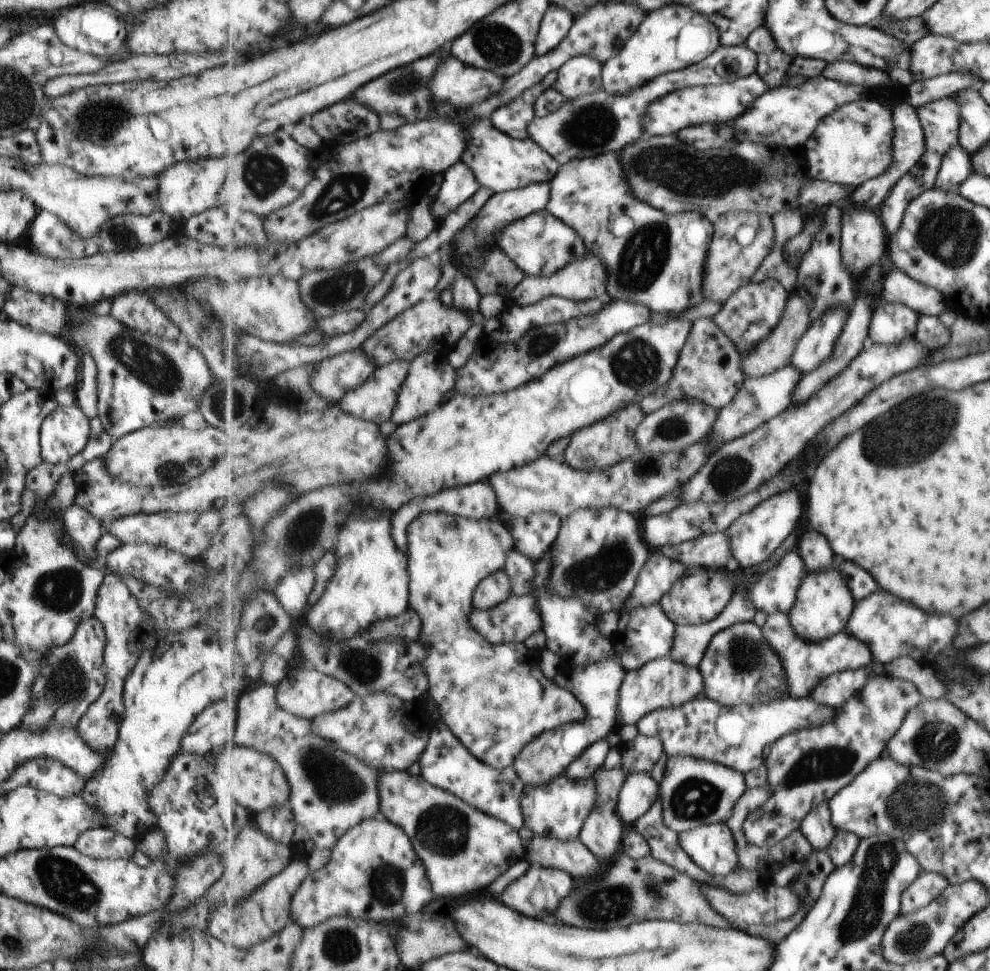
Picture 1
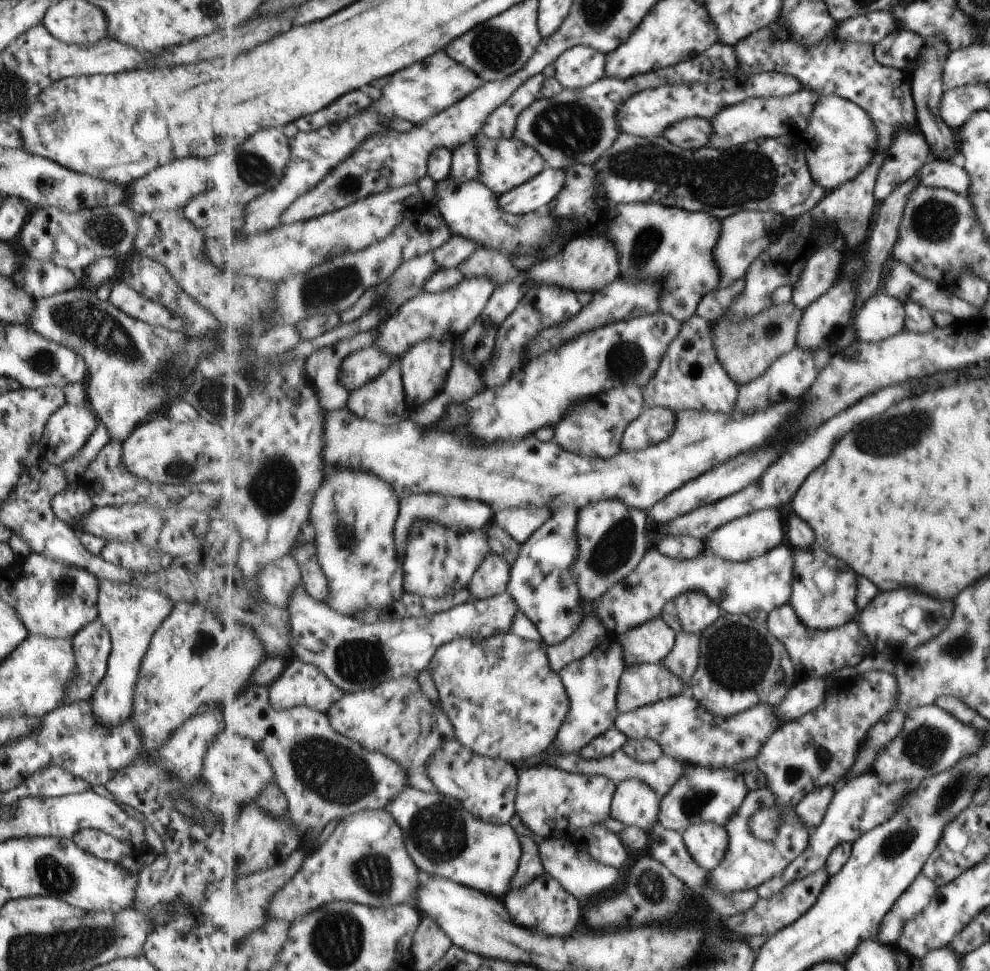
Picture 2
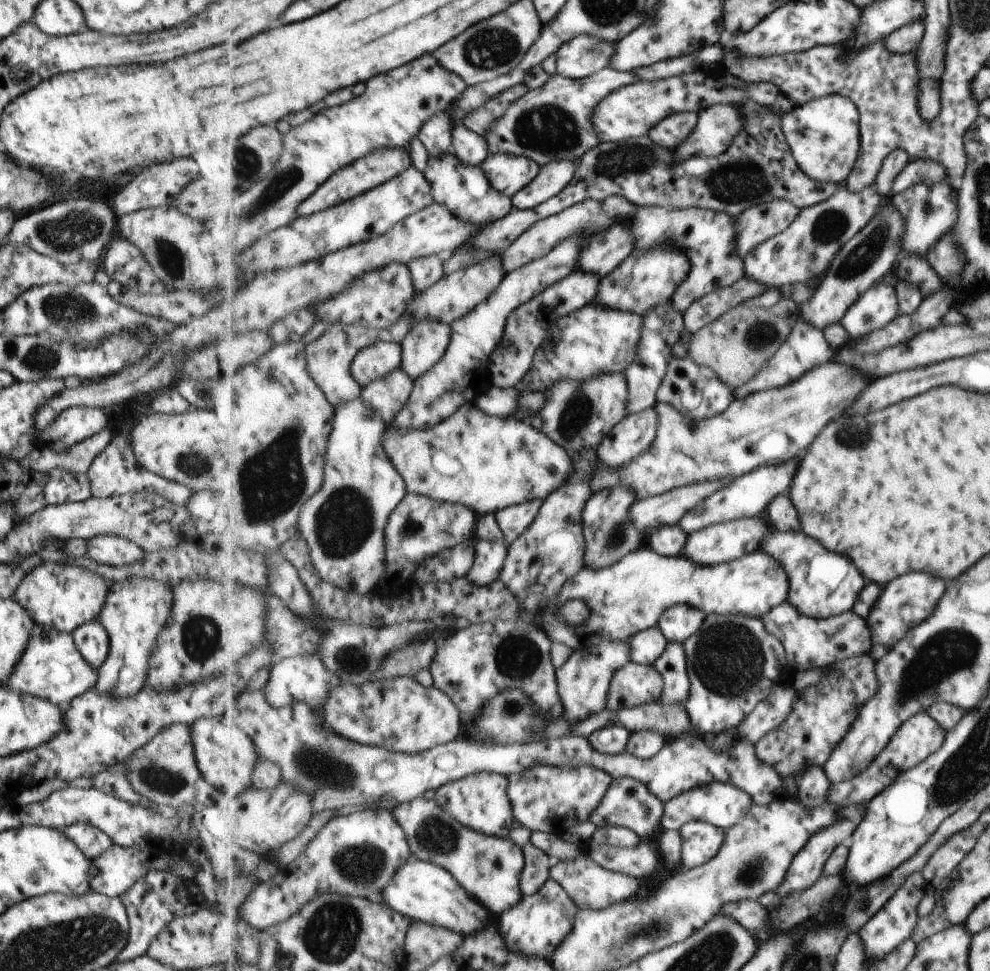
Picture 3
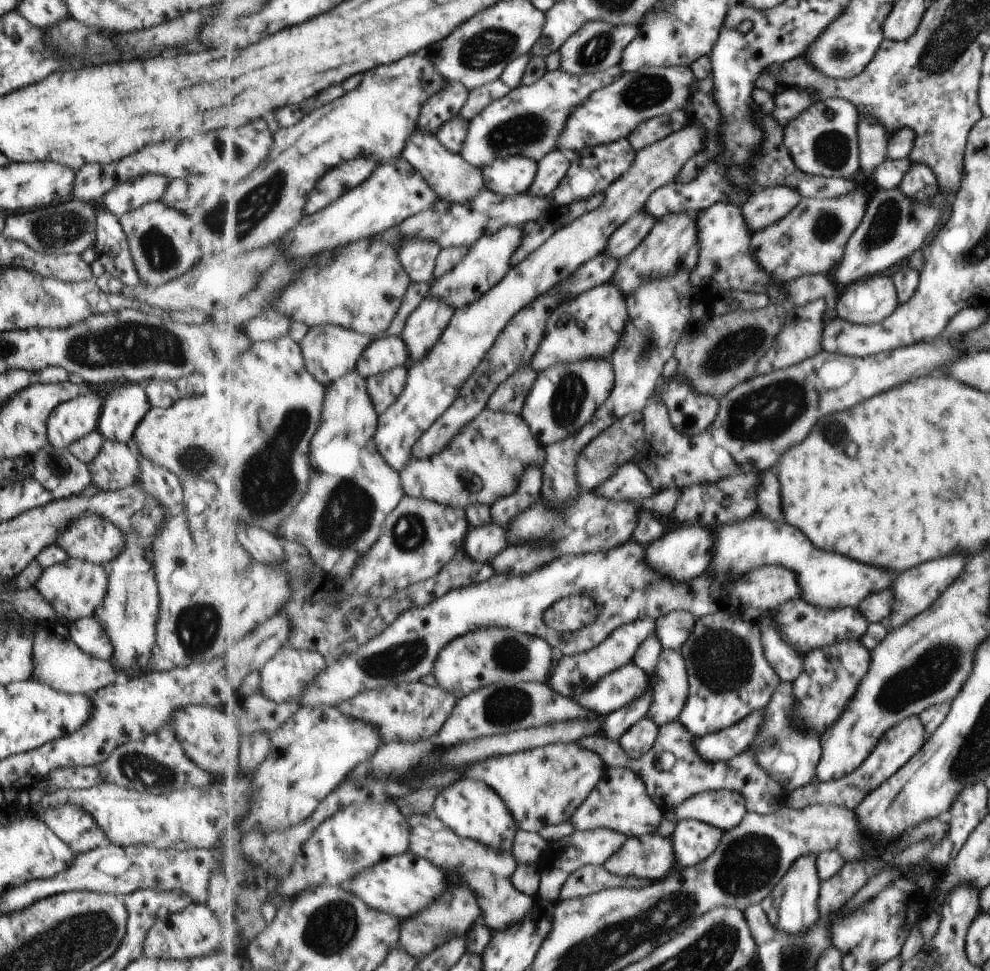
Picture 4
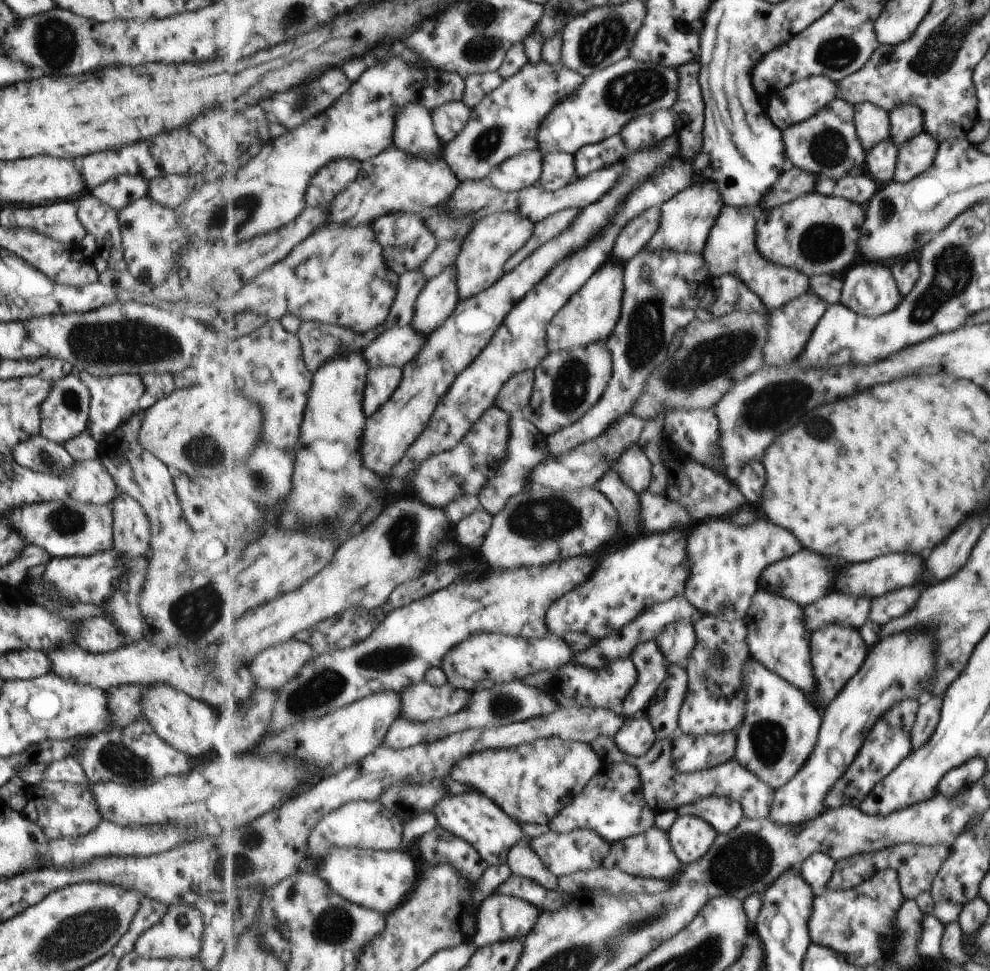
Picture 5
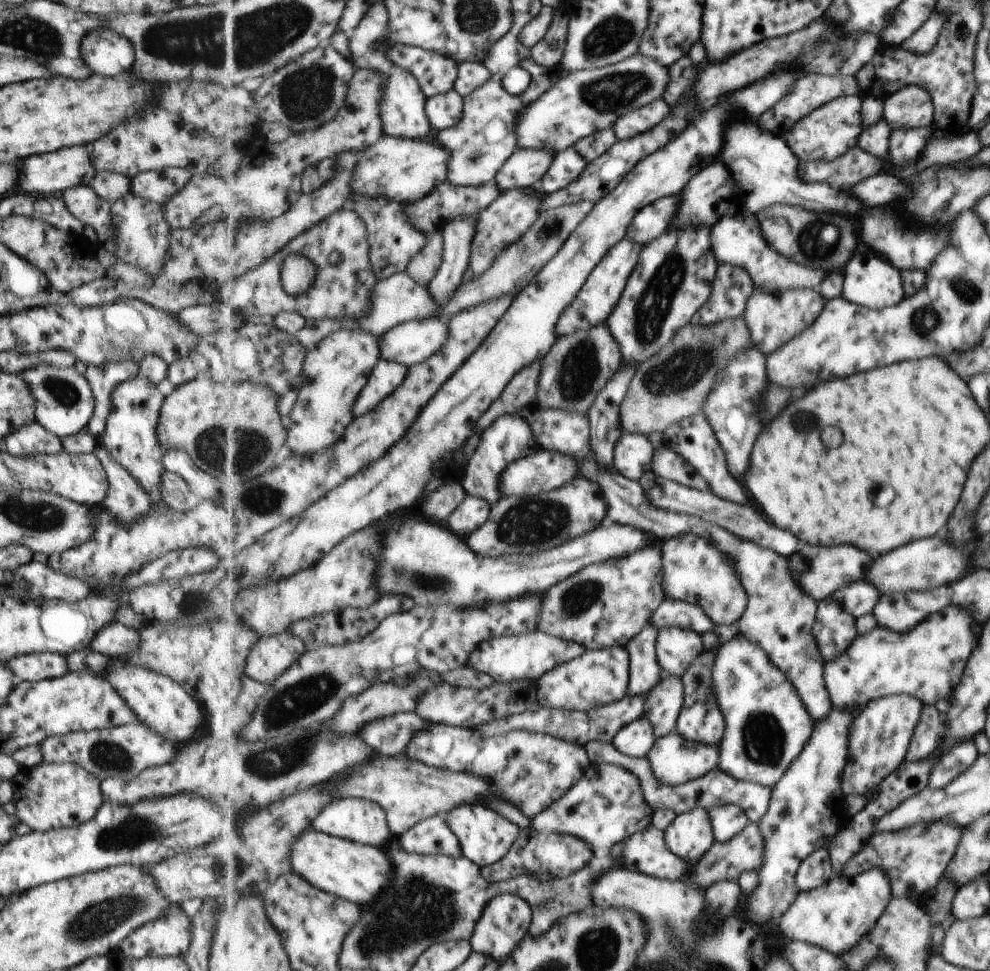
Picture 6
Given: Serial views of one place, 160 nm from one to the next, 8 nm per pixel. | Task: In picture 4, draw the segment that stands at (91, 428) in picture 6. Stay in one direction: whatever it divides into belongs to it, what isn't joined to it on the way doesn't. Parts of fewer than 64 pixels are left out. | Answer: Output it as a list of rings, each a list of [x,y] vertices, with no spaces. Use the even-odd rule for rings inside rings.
[[[137,383],[117,386],[102,400],[97,432],[105,439],[128,444],[143,415],[150,409],[144,388]]]

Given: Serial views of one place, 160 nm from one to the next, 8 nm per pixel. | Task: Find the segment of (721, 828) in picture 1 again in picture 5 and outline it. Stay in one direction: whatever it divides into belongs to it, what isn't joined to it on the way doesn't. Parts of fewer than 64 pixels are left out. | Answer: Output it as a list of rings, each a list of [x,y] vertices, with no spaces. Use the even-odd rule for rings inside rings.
[[[678,815],[668,833],[683,866],[703,859],[712,850],[718,835],[712,824],[695,815]]]

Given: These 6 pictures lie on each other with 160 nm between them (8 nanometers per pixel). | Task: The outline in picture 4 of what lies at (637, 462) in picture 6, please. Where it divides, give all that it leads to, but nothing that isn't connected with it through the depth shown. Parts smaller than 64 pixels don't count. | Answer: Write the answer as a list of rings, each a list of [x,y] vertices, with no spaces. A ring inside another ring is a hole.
[[[635,462],[623,465],[617,472],[598,486],[594,492],[603,498],[617,502],[637,501],[652,497],[656,488],[652,485],[649,477]]]

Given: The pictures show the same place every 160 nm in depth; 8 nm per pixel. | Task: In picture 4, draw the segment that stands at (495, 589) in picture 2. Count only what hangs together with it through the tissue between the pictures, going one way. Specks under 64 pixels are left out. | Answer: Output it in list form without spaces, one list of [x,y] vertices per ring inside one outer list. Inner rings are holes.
[[[493,522],[479,529],[471,527],[464,544],[464,549],[471,558],[489,564],[507,547],[509,547],[508,532]]]

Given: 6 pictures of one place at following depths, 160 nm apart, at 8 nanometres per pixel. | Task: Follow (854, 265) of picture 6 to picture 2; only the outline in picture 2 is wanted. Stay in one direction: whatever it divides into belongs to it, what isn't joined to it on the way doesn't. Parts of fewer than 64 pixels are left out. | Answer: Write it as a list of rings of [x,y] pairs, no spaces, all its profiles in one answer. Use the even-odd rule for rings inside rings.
[[[887,292],[872,296],[853,321],[856,322],[857,338],[868,343],[887,340],[906,329],[903,302]]]

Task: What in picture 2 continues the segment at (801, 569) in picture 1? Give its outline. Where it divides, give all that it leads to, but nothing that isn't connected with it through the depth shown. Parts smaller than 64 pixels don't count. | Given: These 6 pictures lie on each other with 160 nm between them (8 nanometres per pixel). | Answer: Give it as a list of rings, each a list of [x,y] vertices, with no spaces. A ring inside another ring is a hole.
[[[787,542],[767,555],[745,562],[721,558],[713,554],[713,551],[706,552],[696,559],[683,560],[667,556],[658,548],[649,549],[636,570],[625,581],[621,581],[595,603],[581,598],[581,608],[586,612],[586,616],[595,611],[613,637],[621,636],[629,629],[641,626],[645,621],[653,620],[653,617],[661,616],[669,600],[676,599],[687,591],[708,594],[721,605],[723,615],[749,615],[757,610],[770,613],[791,603],[795,564],[793,547]]]

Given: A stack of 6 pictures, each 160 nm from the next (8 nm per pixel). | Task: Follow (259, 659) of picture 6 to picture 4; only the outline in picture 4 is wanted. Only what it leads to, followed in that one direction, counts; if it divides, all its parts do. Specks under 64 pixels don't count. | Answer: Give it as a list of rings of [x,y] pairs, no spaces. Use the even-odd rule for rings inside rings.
[[[285,646],[259,672],[262,678],[260,687],[266,697],[281,703],[299,703],[306,687],[327,670],[329,666],[325,657],[317,651],[299,650]]]

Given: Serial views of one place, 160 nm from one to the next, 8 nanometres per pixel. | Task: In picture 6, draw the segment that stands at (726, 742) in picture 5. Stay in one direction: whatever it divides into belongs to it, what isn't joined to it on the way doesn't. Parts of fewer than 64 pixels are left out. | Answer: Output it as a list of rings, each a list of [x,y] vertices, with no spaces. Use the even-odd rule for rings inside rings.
[[[675,732],[663,738],[657,738],[656,746],[652,748],[647,757],[661,785],[677,786],[694,781],[719,768],[721,747],[720,743],[709,744],[695,741]]]

